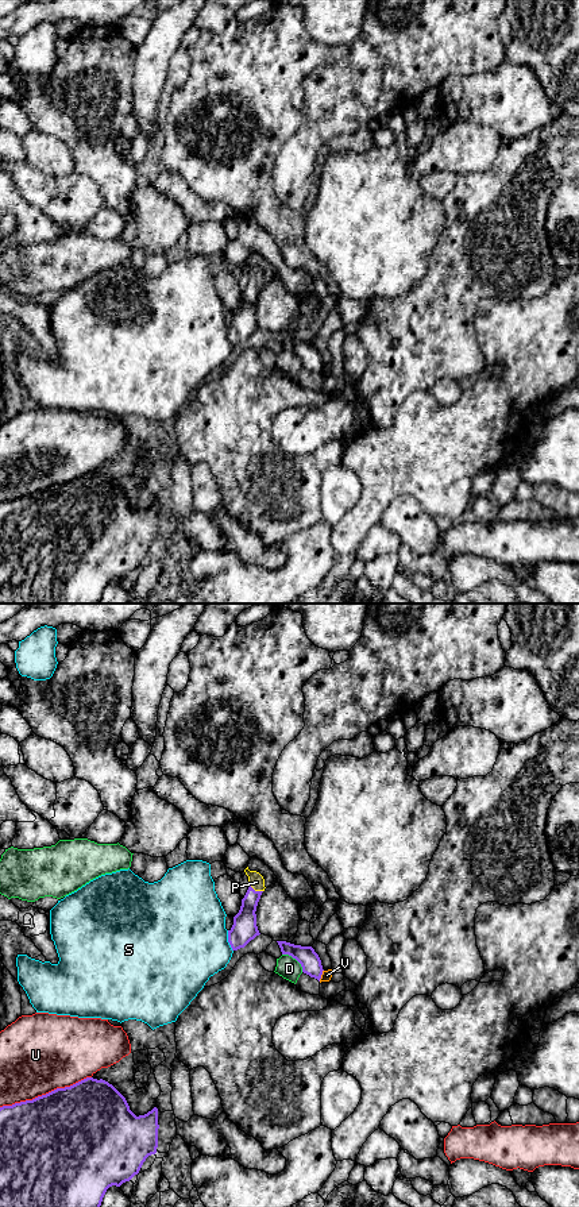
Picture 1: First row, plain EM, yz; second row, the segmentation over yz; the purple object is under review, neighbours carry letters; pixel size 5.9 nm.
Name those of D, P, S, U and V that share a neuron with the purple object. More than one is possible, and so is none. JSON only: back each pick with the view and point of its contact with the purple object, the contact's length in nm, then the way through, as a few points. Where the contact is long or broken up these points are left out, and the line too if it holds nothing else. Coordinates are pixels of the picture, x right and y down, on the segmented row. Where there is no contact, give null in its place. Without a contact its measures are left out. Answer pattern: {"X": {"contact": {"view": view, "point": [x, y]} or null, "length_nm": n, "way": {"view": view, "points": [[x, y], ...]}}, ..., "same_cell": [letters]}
{"same_cell": []}

